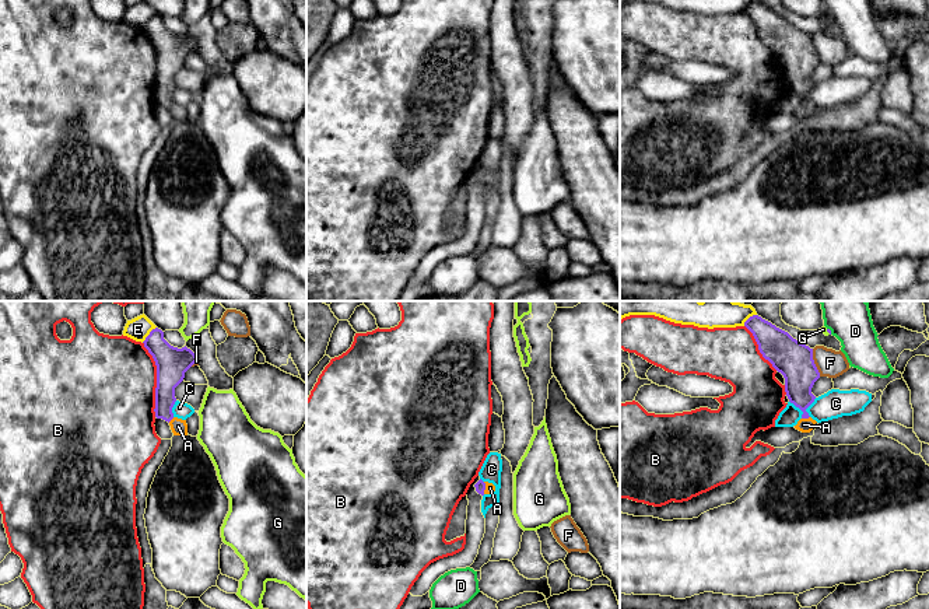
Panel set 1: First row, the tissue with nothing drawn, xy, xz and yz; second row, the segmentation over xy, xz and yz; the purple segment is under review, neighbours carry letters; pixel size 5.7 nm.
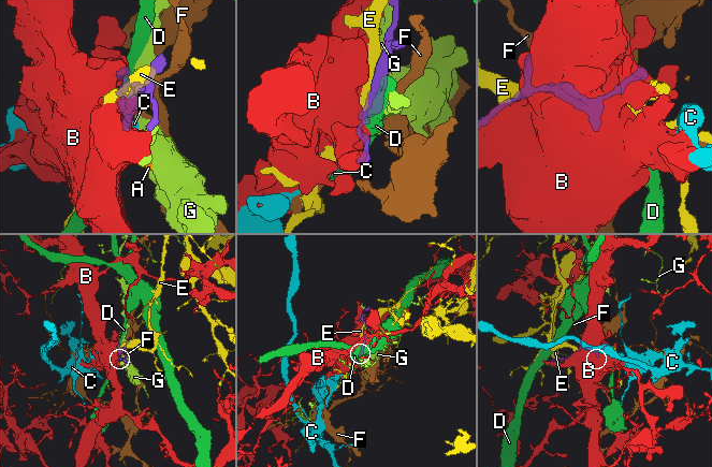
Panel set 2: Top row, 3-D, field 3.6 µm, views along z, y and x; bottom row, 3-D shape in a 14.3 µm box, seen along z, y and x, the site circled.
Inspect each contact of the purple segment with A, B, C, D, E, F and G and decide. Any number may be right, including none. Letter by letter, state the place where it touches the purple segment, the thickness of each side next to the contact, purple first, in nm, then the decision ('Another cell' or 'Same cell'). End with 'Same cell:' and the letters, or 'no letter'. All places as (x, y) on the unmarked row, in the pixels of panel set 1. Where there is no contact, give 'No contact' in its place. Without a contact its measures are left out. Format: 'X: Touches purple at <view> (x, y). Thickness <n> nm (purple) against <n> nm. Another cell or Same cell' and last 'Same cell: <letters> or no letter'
A: Touches purple at yz (805, 104). Thickness 190 nm (purple) against 80 nm. Same cell
B: Touches purple at xy (157, 66). Thickness 180 nm (purple) against 500 nm. Another cell
C: Touches purple at yz (803, 98). Thickness 190 nm (purple) against 160 nm. Another cell
D: Touches purple at yz (830, 17). Thickness 20 nm (purple) against 220 nm. Another cell
E: Touches purple at xy (149, 21). Thickness 180 nm (purple) against 130 nm. Another cell
F: Touches purple at yz (813, 49). Thickness 220 nm (purple) against 160 nm. Another cell
G: Touches purple at yz (828, 18). Thickness 20 nm (purple) against 40 nm. Another cell
Same cell: A

